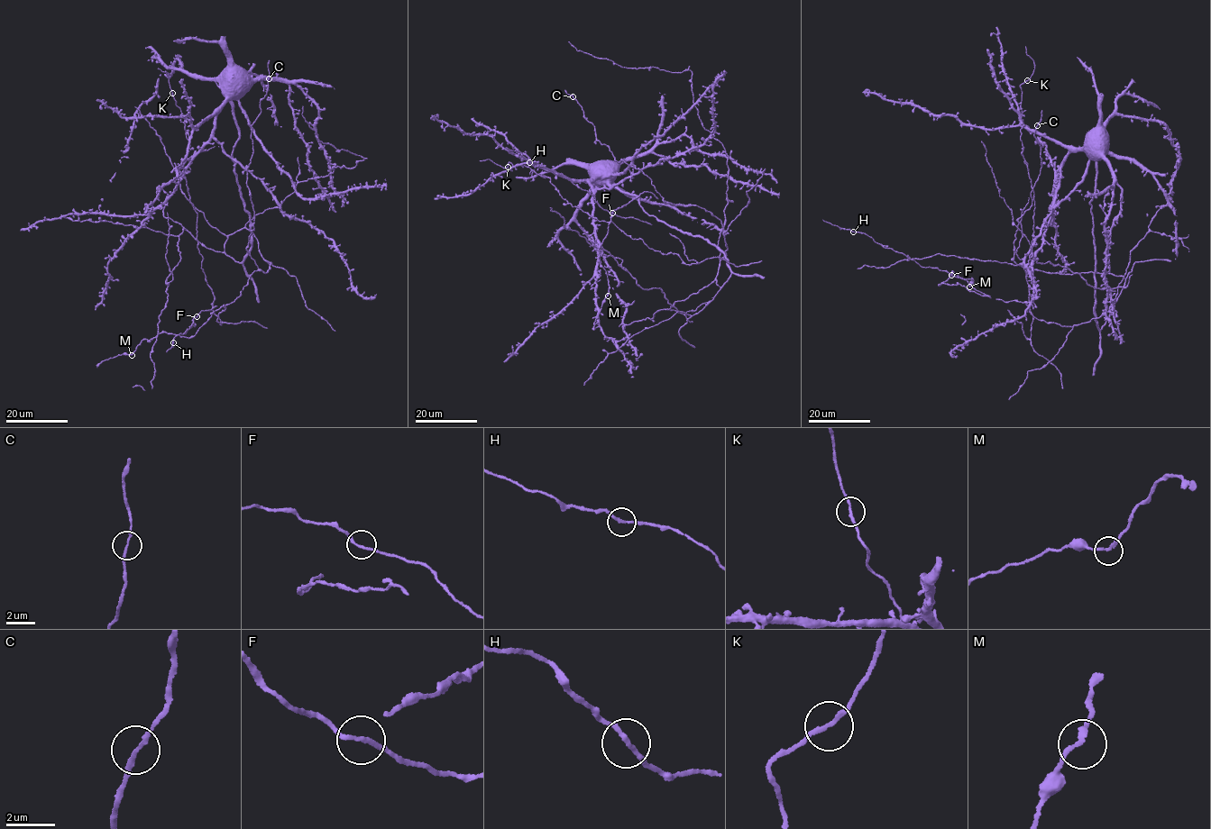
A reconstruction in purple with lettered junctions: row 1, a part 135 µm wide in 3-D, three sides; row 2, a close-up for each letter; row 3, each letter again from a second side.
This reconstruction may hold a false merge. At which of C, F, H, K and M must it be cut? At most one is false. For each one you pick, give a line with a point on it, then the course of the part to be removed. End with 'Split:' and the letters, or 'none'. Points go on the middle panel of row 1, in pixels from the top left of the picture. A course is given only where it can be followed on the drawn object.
Split: none

